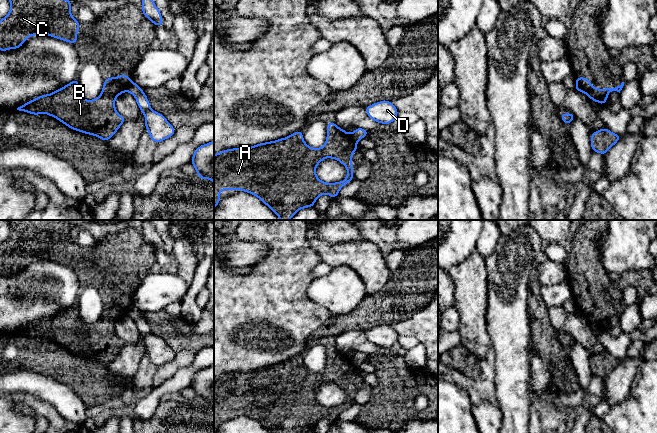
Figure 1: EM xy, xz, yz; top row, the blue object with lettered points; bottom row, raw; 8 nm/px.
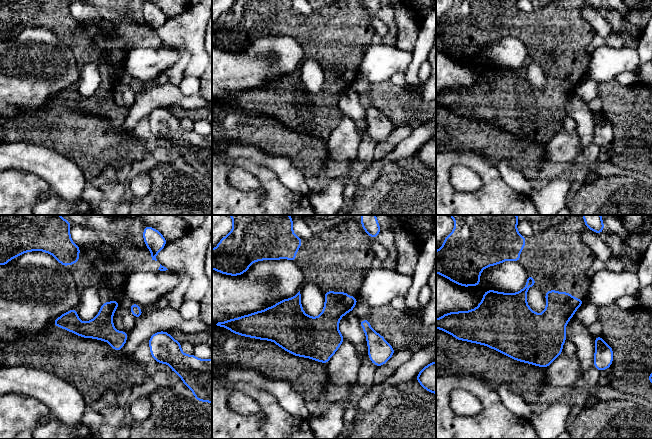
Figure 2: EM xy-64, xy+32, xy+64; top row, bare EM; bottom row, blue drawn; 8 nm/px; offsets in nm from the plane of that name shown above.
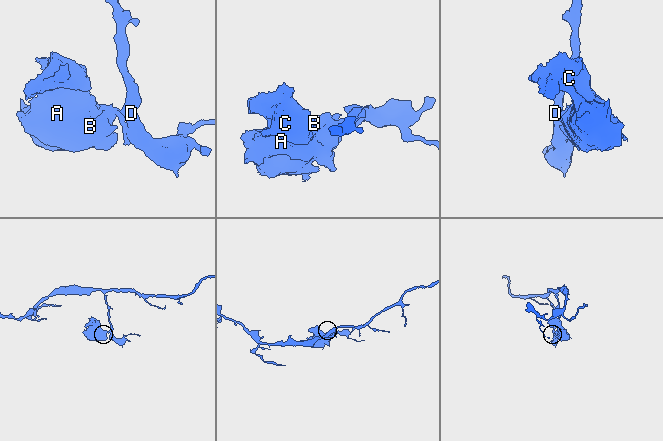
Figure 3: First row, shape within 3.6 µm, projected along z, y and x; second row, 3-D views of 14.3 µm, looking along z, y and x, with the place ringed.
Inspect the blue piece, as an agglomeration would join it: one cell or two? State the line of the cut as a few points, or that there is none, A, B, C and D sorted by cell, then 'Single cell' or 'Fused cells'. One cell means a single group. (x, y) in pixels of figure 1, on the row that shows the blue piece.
Split along xy (132, 81), (126, 90). Groups: A B C / D. Fused cells

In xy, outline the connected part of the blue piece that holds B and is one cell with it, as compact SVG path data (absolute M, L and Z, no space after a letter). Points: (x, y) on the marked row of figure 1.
M125 73L106 78L101 94L93 100L86 100L80 94L77 78L61 89L32 99L17 110L31 115L48 114L74 131L107 142L126 121L116 111L115 100L128 90L132 82Z

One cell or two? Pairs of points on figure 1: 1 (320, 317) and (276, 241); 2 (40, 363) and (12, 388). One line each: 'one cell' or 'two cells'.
1: one cell
2: two cells

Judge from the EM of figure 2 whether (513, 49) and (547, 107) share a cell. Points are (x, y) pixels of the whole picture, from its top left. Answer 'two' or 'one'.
two

